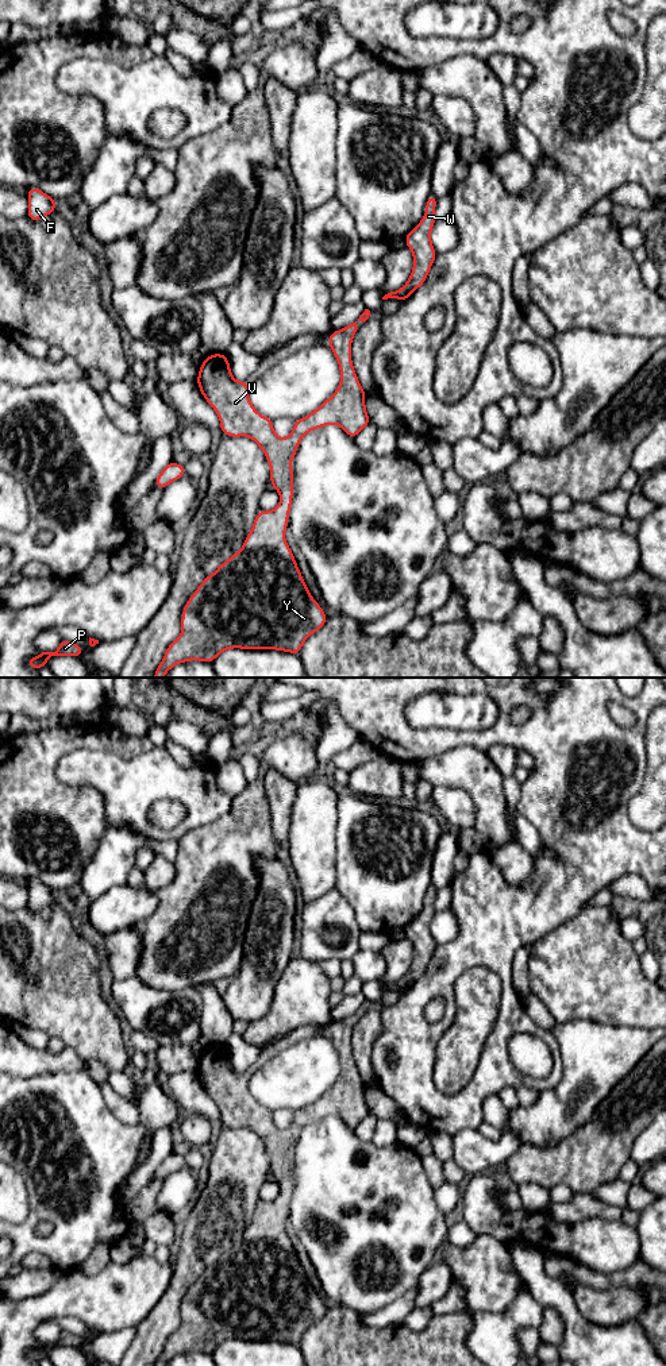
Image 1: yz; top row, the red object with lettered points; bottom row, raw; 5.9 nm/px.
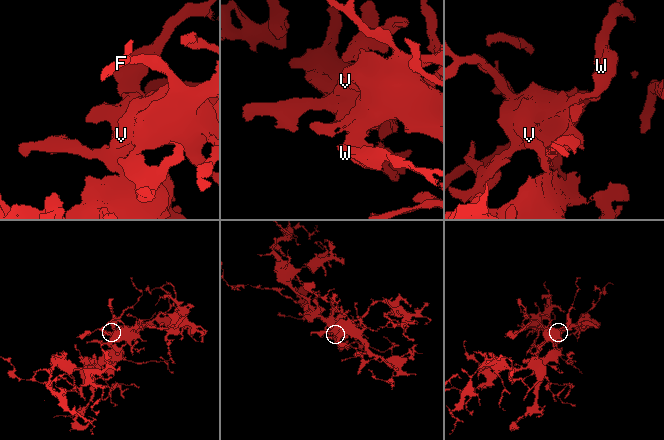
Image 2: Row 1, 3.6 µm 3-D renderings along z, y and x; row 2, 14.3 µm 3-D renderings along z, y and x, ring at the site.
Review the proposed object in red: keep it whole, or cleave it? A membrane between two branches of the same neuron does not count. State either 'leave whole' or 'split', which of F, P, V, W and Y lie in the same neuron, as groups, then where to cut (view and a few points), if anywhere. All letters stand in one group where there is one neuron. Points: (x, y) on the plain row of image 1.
leave whole; F P V W Y; no cut

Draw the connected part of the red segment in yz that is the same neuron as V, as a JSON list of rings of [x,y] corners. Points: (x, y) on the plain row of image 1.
[[[355,1012],[330,1026],[328,1035],[340,1060],[339,1078],[316,1101],[296,1111],[292,1124],[285,1130],[276,1126],[273,1111],[254,1100],[249,1091],[250,1077],[245,1072],[234,1070],[224,1045],[212,1045],[201,1054],[196,1074],[205,1092],[217,1104],[223,1126],[247,1127],[259,1137],[270,1157],[272,1177],[280,1185],[281,1193],[273,1201],[261,1201],[255,1207],[242,1240],[208,1266],[188,1290],[181,1308],[181,1326],[168,1338],[154,1366],[166,1366],[170,1359],[184,1353],[212,1354],[223,1342],[232,1339],[276,1340],[299,1346],[305,1331],[324,1317],[328,1308],[308,1282],[285,1232],[293,1188],[292,1150],[300,1131],[313,1120],[335,1115],[355,1130],[370,1115],[365,1097],[366,1084],[351,1053],[351,1033],[357,1020]]]

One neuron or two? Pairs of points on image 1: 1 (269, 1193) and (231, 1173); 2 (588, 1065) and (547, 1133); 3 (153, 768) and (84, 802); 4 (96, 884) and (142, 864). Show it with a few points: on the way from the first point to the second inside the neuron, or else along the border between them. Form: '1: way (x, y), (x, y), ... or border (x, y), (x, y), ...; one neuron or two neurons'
1: border (266, 1181), (260, 1189), (260, 1200); two neurons
2: way (586, 1081), (580, 1092), (555, 1116); one neuron
3: border (69, 786), (92, 786), (101, 797), (108, 825); two neurons
4: border (154, 853), (147, 849), (138, 849), (134, 865); two neurons

